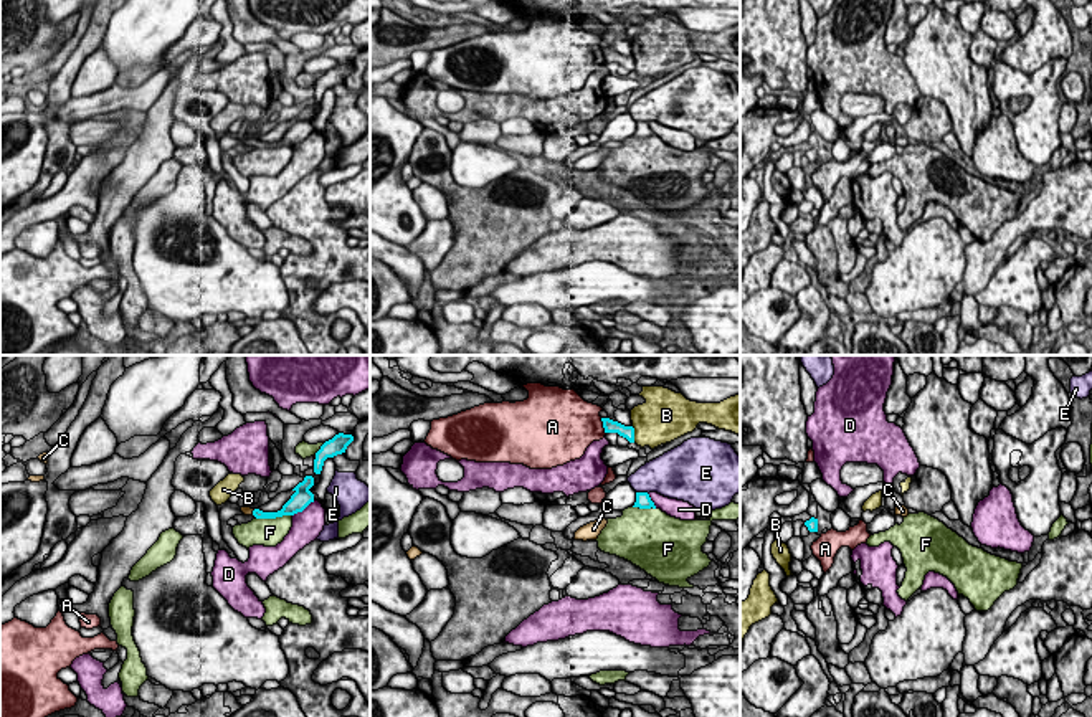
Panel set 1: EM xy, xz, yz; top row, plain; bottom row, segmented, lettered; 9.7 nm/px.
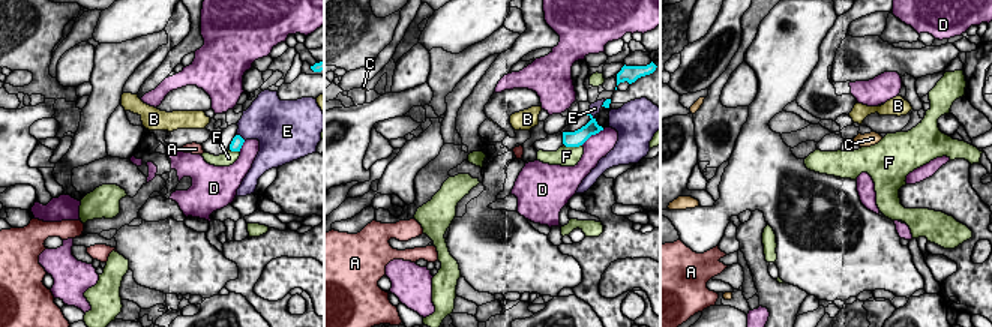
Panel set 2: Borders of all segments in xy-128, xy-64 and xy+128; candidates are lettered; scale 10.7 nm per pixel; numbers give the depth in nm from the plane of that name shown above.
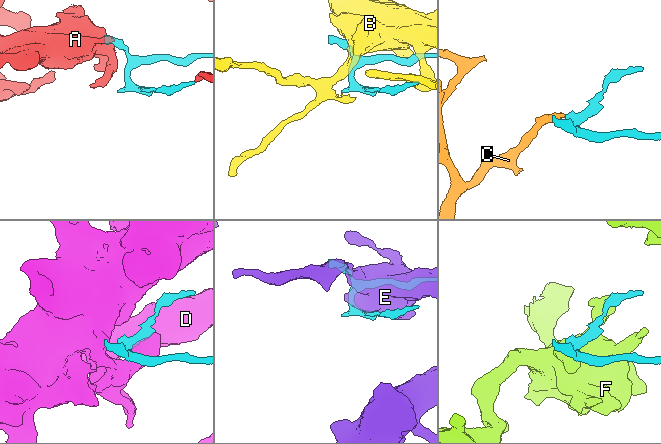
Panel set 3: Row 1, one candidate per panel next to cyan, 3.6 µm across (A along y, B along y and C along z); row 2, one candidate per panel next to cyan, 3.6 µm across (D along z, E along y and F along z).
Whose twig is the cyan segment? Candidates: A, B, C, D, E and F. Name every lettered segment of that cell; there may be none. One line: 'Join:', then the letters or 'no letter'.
Join: C

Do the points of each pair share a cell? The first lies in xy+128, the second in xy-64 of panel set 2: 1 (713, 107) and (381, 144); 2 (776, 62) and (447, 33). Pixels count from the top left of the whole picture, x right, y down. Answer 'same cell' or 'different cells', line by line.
1: same cell
2: same cell

